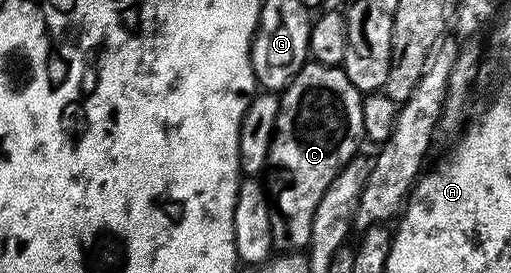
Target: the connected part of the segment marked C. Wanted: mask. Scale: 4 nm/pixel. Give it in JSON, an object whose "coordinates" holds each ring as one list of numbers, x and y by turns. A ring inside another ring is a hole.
{"coordinates":[[307,63,303,65,302,70,298,72,292,79,292,83,288,83,286,89,280,93,280,111,276,117,276,127,272,135,272,143,270,144,270,163,269,168,275,169,274,182,269,182,268,189,272,208,272,235,274,236,274,244,282,251,302,251,309,246,310,236,312,235,312,217,316,215,316,206,320,204,320,199,324,195,324,191,328,191,328,187,336,175,340,175,342,168,347,165,352,158,359,156,361,145,364,145,366,132,364,131,364,111,362,110,362,99,364,94,357,89,352,83,352,79,348,79,345,68,336,65,320,65,317,63]]}

